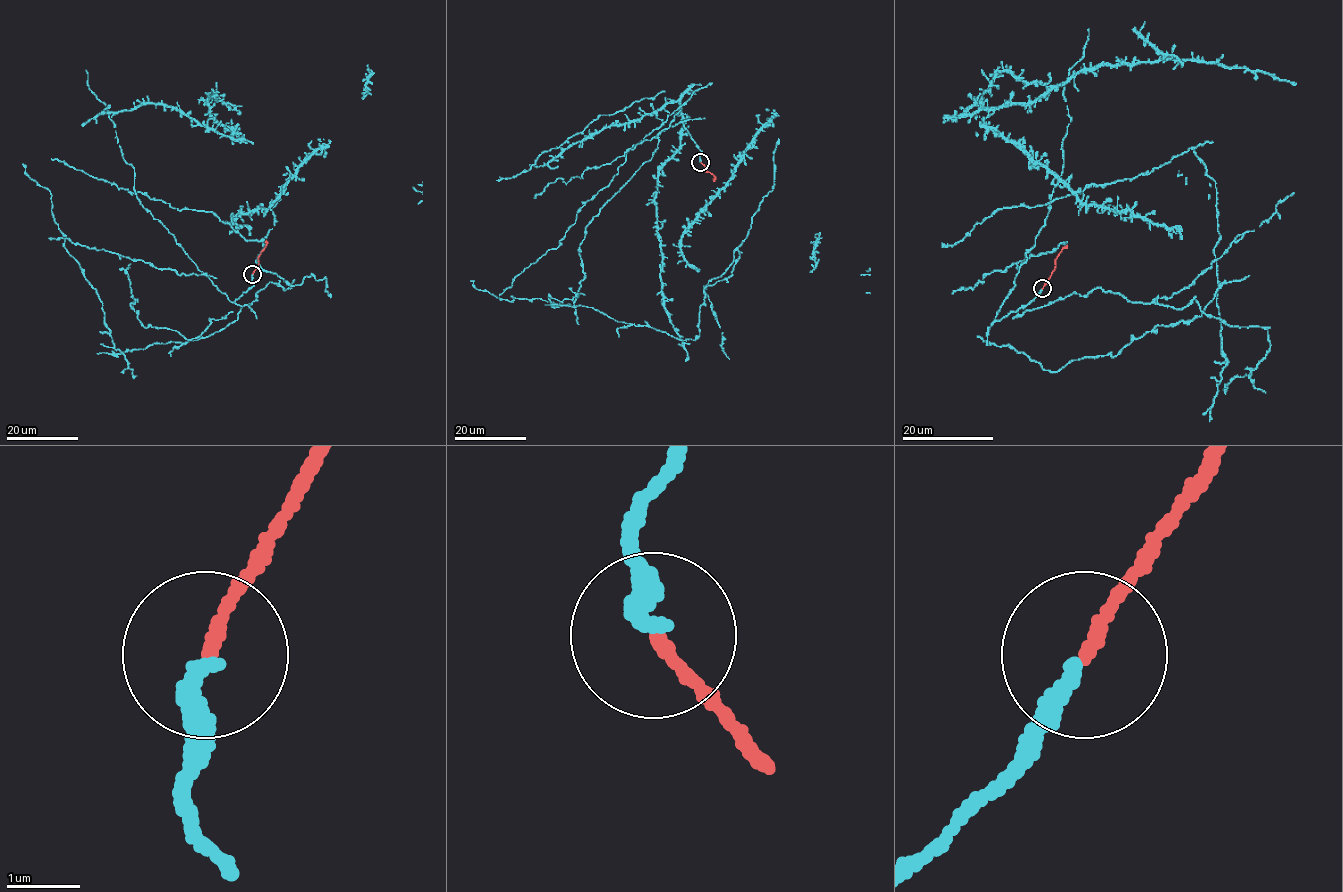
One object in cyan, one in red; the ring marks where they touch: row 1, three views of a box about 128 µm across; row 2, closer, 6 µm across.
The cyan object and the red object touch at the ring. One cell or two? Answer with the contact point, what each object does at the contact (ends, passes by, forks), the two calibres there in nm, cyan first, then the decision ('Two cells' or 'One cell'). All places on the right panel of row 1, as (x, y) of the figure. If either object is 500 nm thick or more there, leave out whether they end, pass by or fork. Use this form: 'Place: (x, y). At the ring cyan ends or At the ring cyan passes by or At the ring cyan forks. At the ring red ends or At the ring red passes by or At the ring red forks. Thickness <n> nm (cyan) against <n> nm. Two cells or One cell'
Place: (1042, 288). At the ring cyan ends. At the ring red ends. Thickness 280 nm (cyan) against 170 nm. One cell

